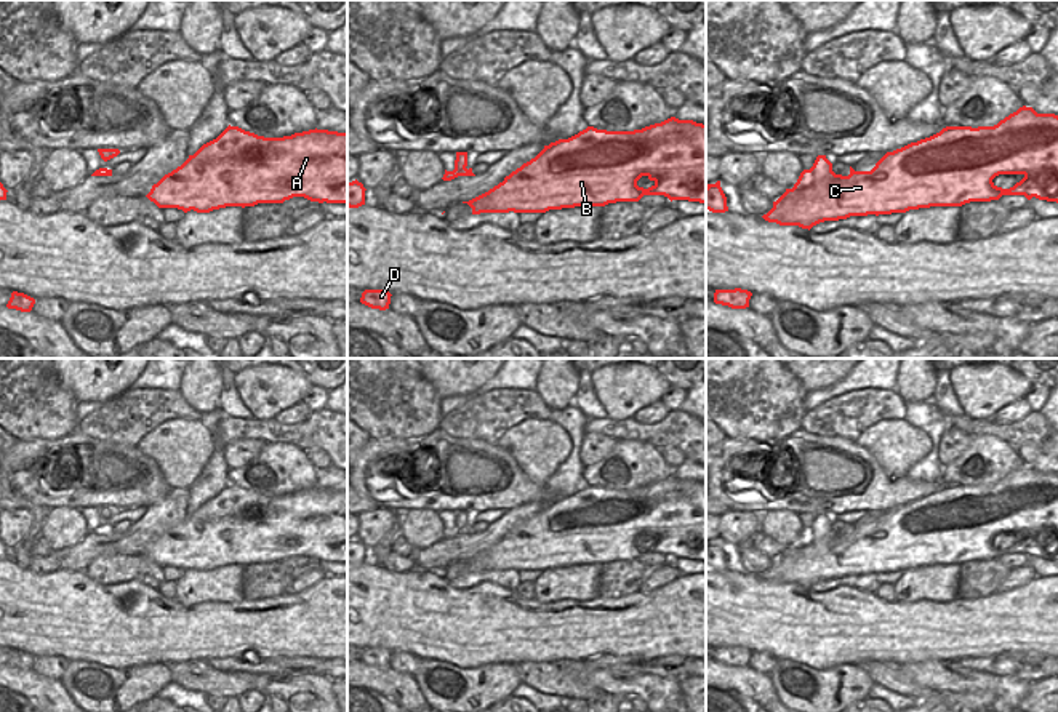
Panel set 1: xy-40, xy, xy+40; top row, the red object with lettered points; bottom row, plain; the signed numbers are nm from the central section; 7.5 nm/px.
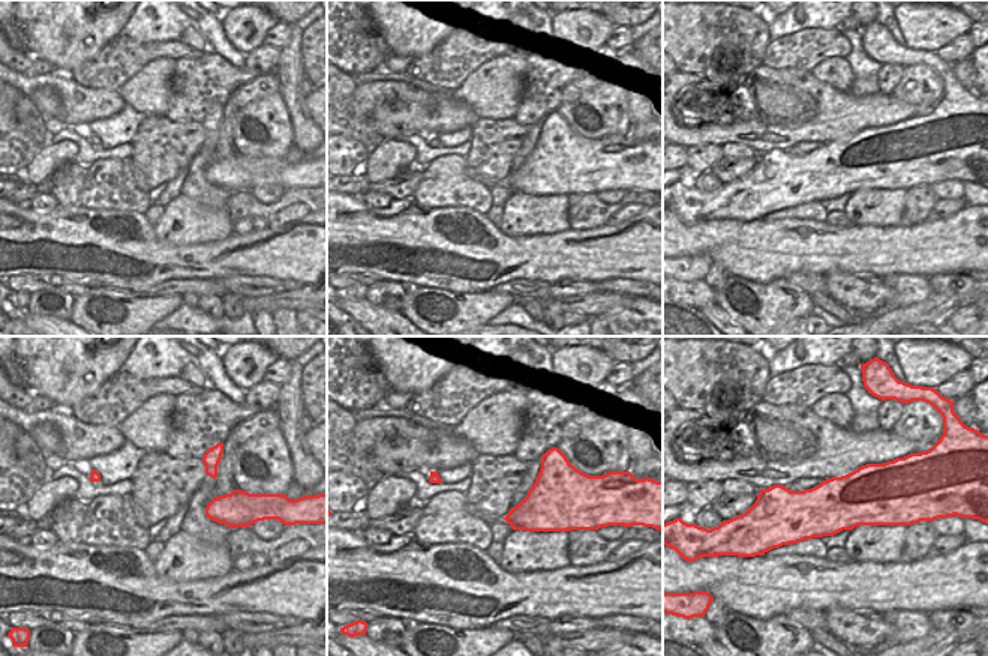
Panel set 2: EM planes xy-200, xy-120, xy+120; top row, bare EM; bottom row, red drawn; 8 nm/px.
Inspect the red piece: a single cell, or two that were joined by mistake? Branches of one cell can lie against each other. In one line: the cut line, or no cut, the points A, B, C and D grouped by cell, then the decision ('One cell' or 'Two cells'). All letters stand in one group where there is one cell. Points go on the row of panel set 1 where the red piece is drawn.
No split. Groups: A B C D. One cell

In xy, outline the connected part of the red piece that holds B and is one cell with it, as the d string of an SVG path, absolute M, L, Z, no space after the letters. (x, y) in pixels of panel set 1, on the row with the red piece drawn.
M671 117L634 131L587 126L559 139L488 192L463 202L480 213L546 213L575 206L639 202L643 195L706 203L706 125Z

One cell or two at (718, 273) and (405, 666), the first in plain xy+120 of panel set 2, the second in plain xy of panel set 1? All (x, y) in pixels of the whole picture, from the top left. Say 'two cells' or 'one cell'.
one cell

